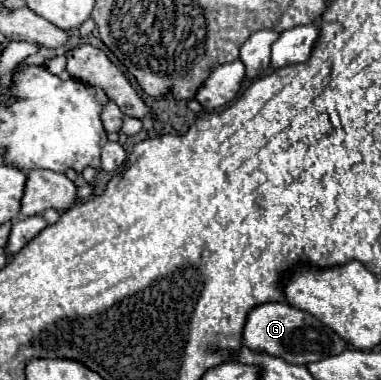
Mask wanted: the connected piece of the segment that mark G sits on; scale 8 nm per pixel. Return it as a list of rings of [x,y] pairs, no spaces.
[[[265,302],[255,306],[247,314],[243,326],[243,344],[251,350],[281,356],[283,360],[293,364],[309,364],[327,356],[337,356],[347,348],[345,340],[339,338],[333,330],[329,330],[325,324],[321,324],[315,316],[285,302]]]

